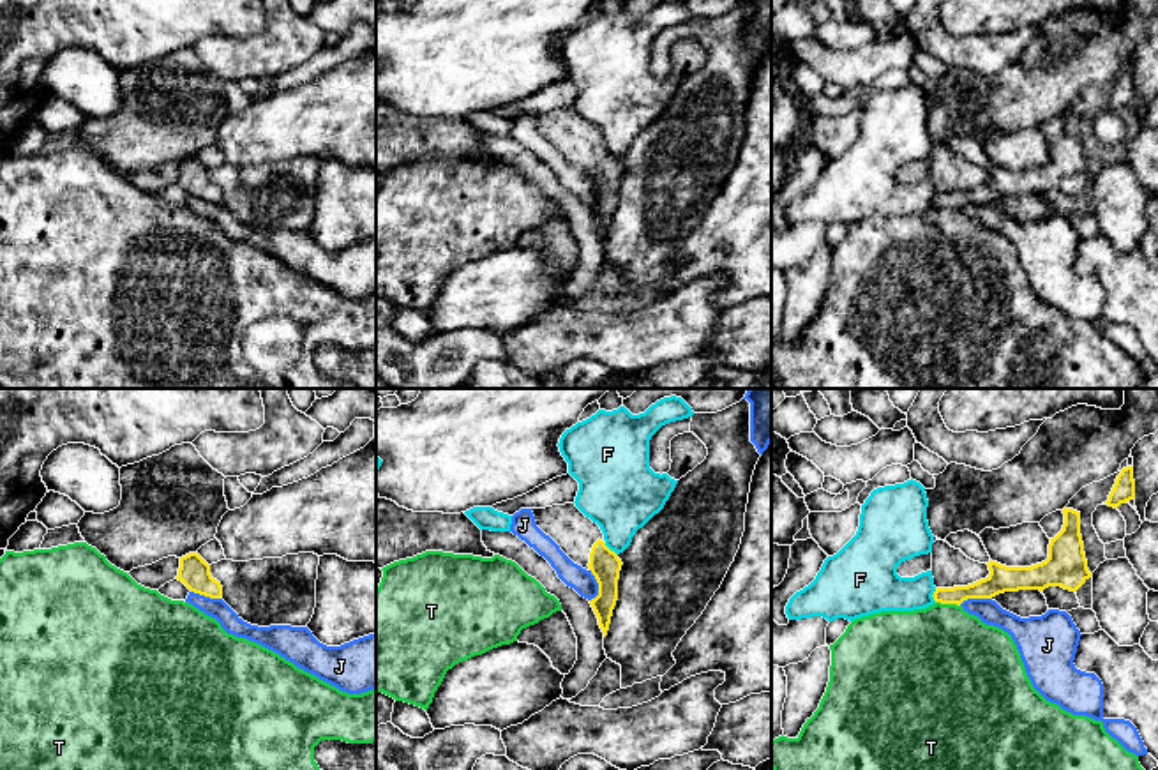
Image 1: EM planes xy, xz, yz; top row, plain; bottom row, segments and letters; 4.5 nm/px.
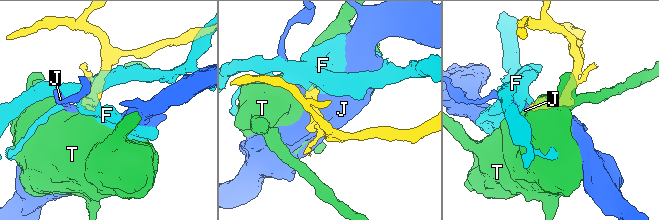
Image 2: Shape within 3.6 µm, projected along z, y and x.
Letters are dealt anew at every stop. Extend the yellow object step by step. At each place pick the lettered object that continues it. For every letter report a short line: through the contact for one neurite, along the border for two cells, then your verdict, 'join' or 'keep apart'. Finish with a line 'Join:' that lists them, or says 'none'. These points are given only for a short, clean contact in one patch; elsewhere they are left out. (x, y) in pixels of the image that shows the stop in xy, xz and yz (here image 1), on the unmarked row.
F: line xz (604, 147), (616, 159); keep apart
J: line xz (590, 173), (597, 188), (597, 198), (590, 205); keep apart
T: line yz (936, 205), (959, 211); keep apart
Join: none

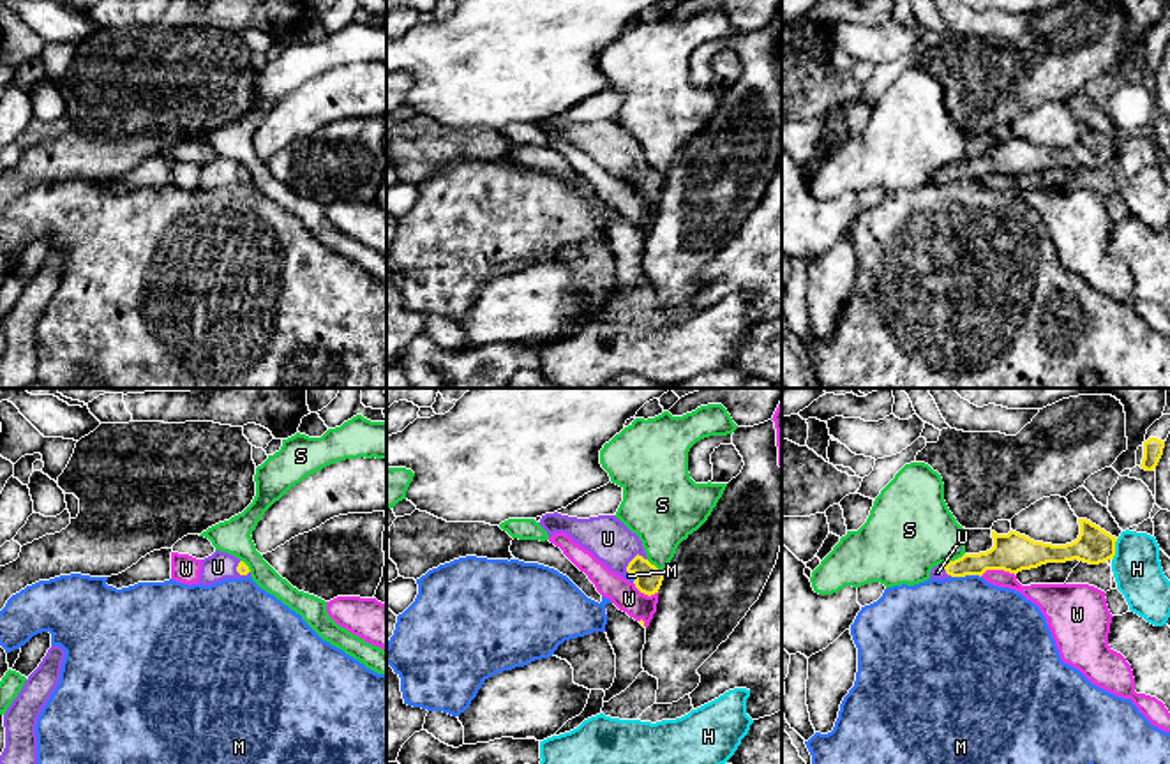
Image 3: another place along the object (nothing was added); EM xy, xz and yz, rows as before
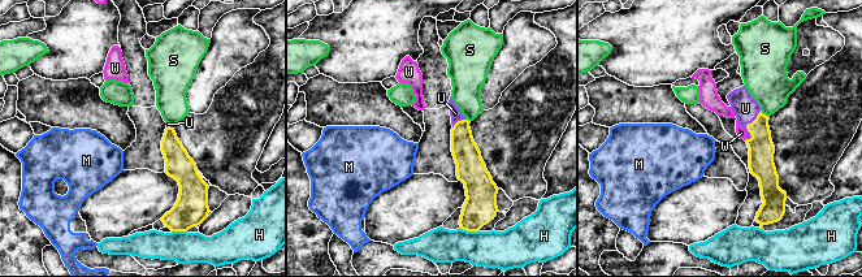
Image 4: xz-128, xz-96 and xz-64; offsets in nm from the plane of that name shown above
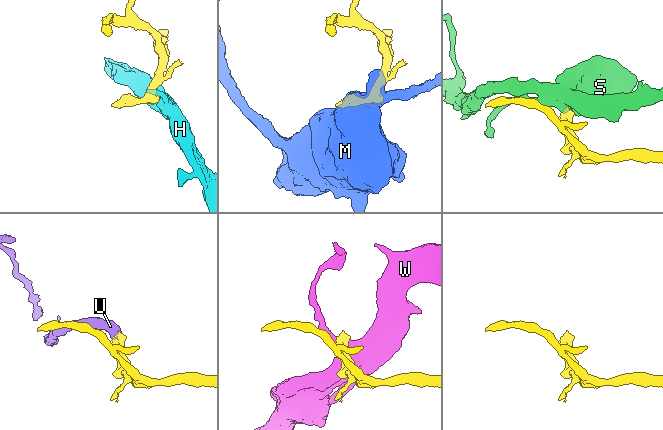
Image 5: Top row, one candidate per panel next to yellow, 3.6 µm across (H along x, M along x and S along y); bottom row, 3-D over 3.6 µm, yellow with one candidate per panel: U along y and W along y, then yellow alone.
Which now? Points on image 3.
H: keep apart
M: line yz (980, 180), (952, 182); keep apart
S: line yz (964, 157), (946, 168); keep apart
U: line xz (648, 184), (634, 163), (607, 143); join
W: line yz (1013, 177), (985, 175), (980, 180); keep apart
Join: U

